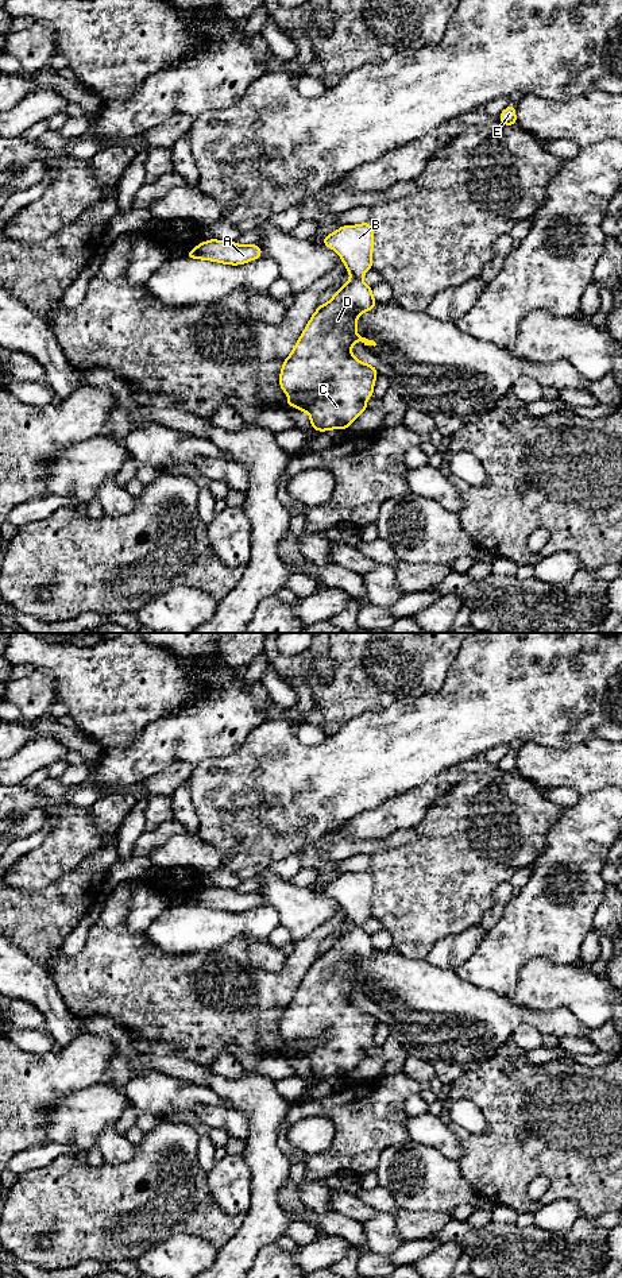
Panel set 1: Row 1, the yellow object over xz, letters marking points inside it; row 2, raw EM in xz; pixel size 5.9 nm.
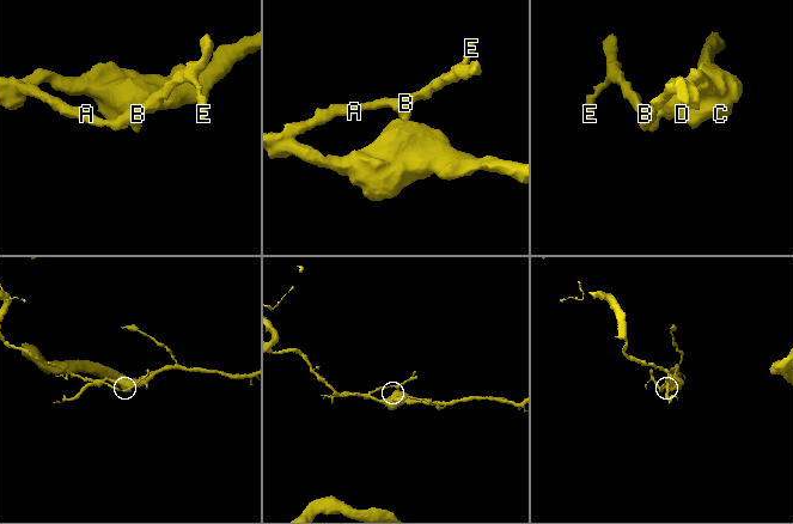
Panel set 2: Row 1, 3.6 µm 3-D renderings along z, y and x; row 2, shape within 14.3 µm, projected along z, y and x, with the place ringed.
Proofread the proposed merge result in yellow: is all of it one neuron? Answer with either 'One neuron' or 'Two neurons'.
Two neurons

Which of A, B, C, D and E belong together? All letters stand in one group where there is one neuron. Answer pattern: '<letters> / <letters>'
A B E / C D

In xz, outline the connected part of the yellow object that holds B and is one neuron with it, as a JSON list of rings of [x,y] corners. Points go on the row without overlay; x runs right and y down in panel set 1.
[[[368,869],[343,873],[322,891],[339,901],[351,924],[360,927],[372,916],[374,877]]]

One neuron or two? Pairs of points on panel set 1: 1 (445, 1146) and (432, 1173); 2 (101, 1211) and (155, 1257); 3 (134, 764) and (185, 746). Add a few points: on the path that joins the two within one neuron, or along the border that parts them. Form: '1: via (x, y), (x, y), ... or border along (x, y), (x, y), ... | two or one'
1: border along (412, 1141), (435, 1147), (456, 1161) | two
2: border along (176, 1234), (147, 1250), (135, 1262) | two
3: via (146, 756), (158, 746), (173, 746) | one

